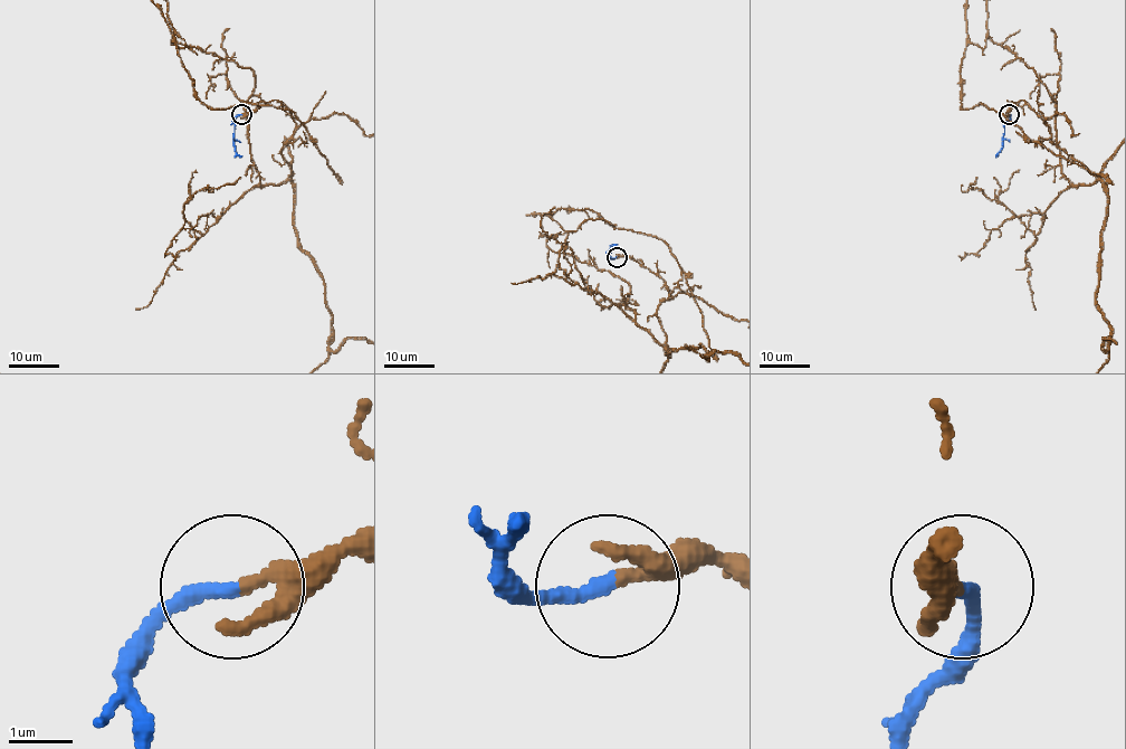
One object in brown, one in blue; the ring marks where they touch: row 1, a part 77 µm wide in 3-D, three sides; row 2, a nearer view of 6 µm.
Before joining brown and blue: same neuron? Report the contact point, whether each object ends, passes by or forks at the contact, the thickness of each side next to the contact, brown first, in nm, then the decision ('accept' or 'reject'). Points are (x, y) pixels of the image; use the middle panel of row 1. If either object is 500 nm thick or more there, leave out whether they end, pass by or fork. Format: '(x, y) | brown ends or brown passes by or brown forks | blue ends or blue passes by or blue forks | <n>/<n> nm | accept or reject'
(617, 257) | brown passes by | blue ends | 200/260 nm | accept

